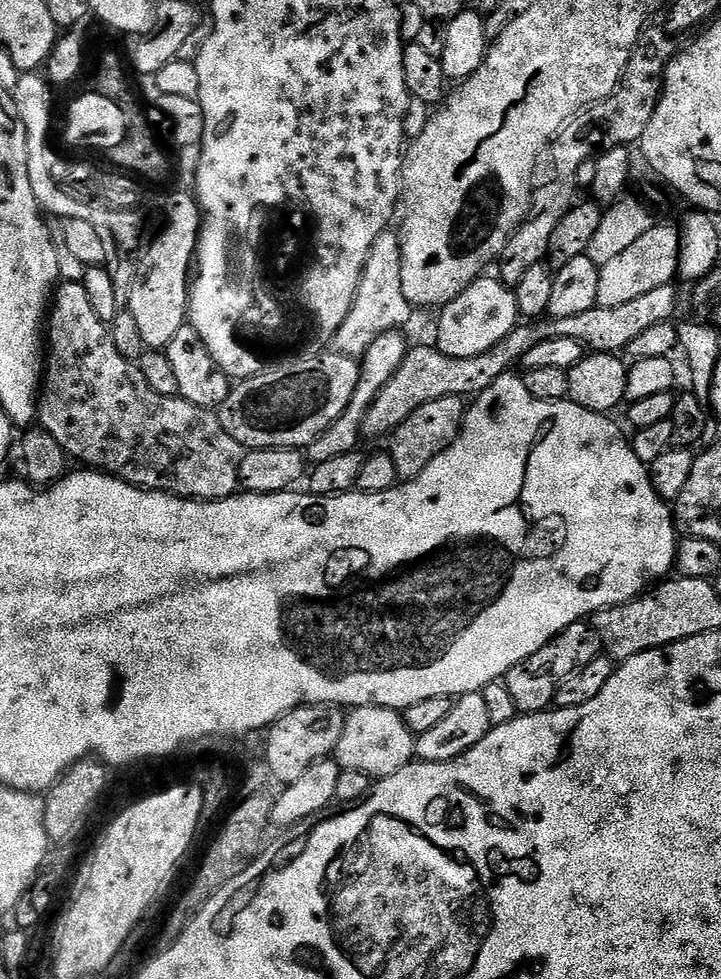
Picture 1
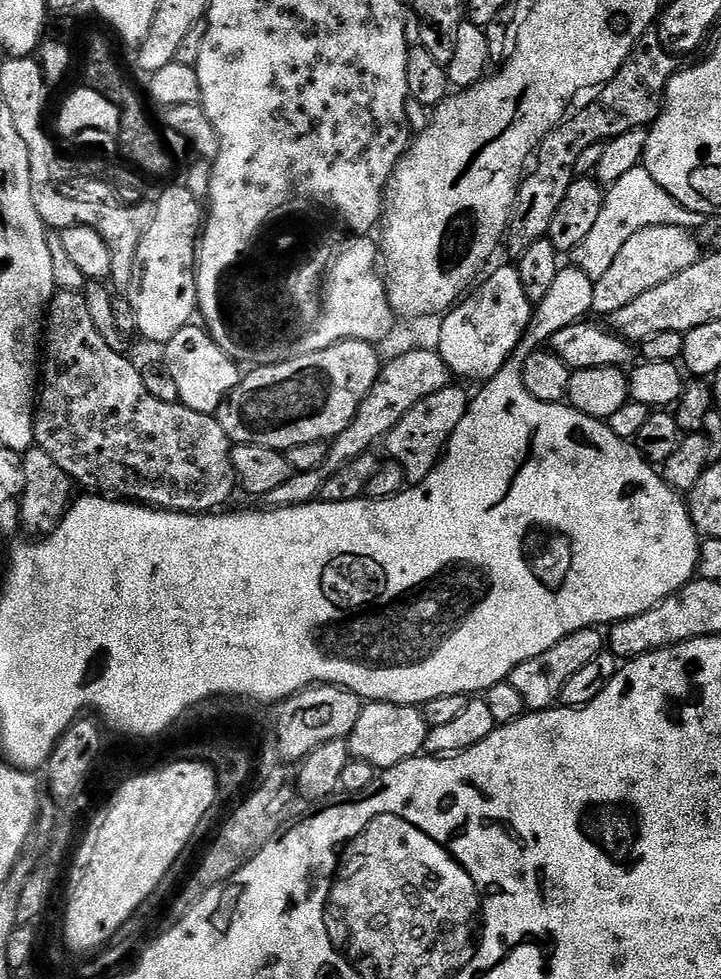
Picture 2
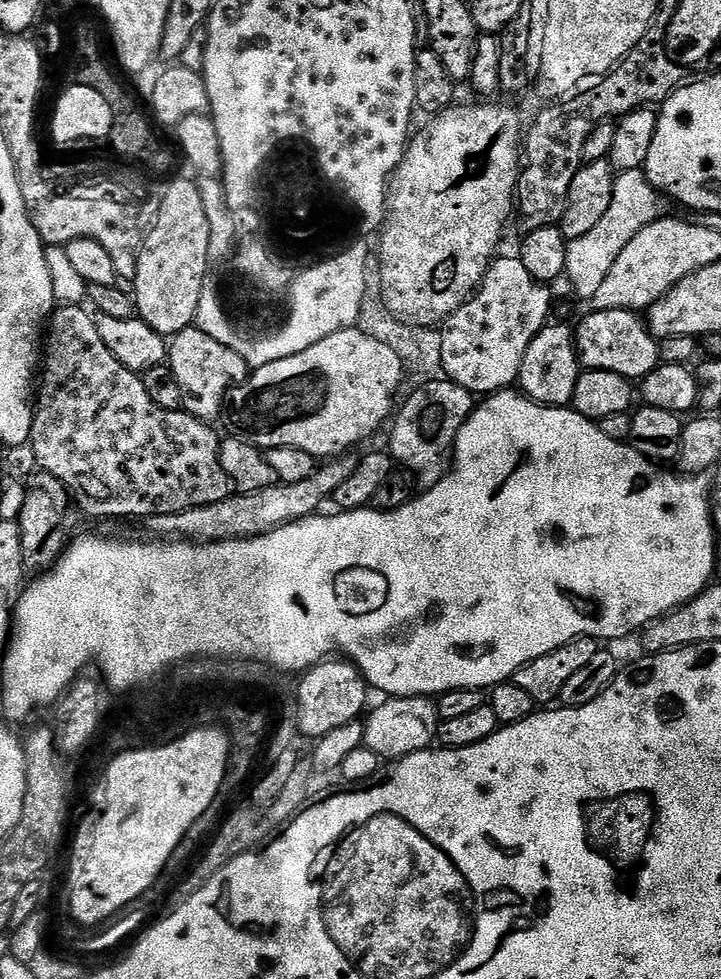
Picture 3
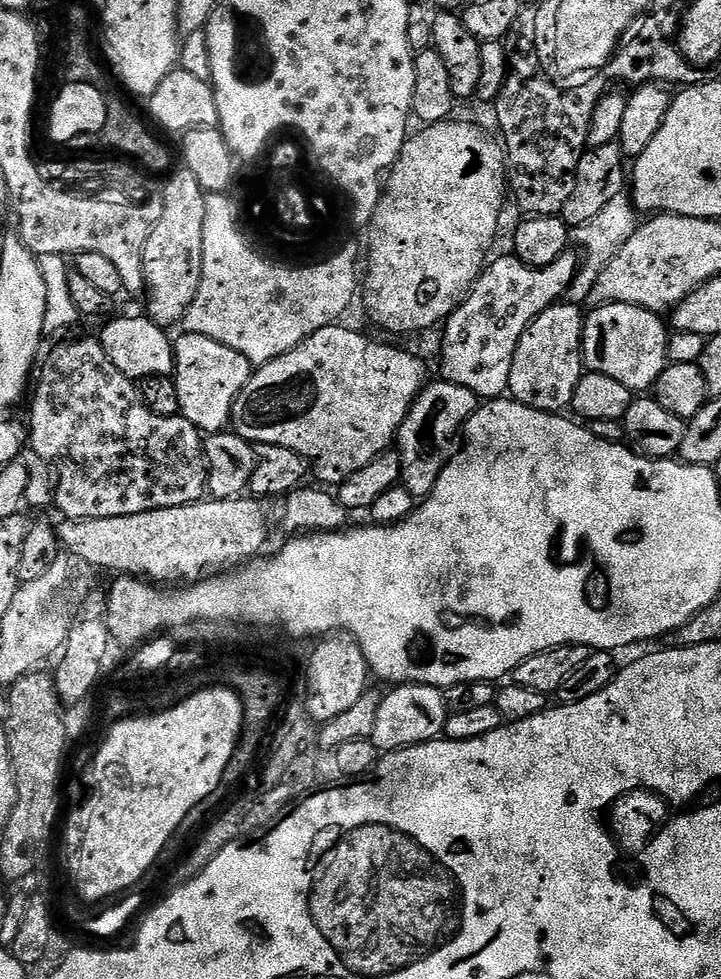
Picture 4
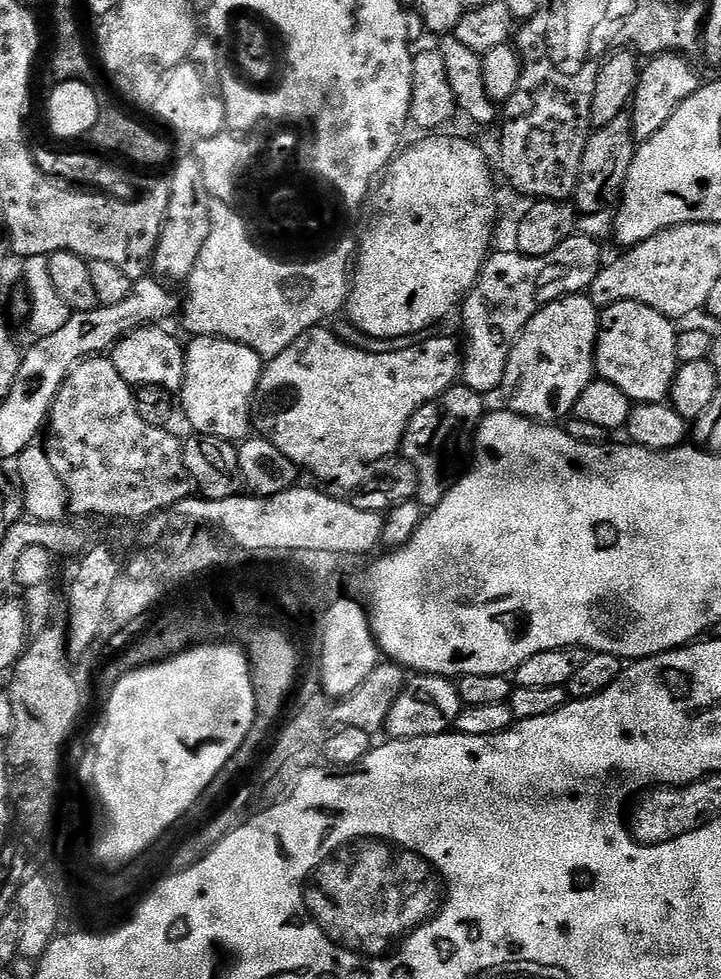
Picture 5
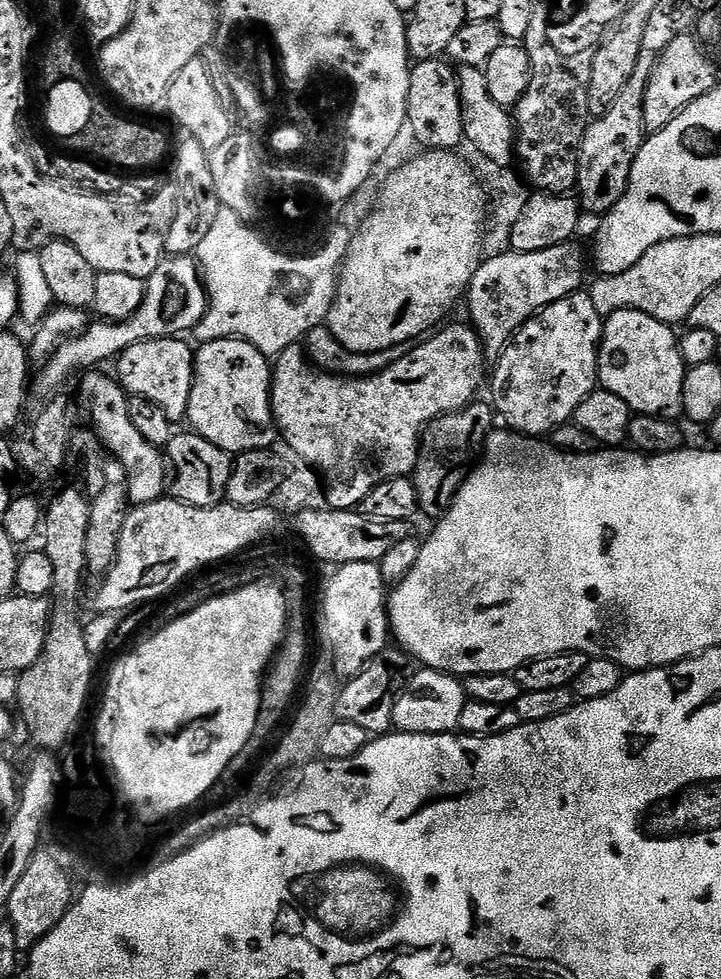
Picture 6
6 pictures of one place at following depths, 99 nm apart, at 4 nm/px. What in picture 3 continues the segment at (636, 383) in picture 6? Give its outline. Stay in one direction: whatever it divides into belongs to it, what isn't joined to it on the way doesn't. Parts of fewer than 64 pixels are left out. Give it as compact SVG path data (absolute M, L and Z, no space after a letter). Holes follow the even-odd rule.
M592 310L589 313L574 328L576 355L585 369L606 370L610 374L626 378L629 382L639 382L661 363L659 343L637 313L626 310Z

